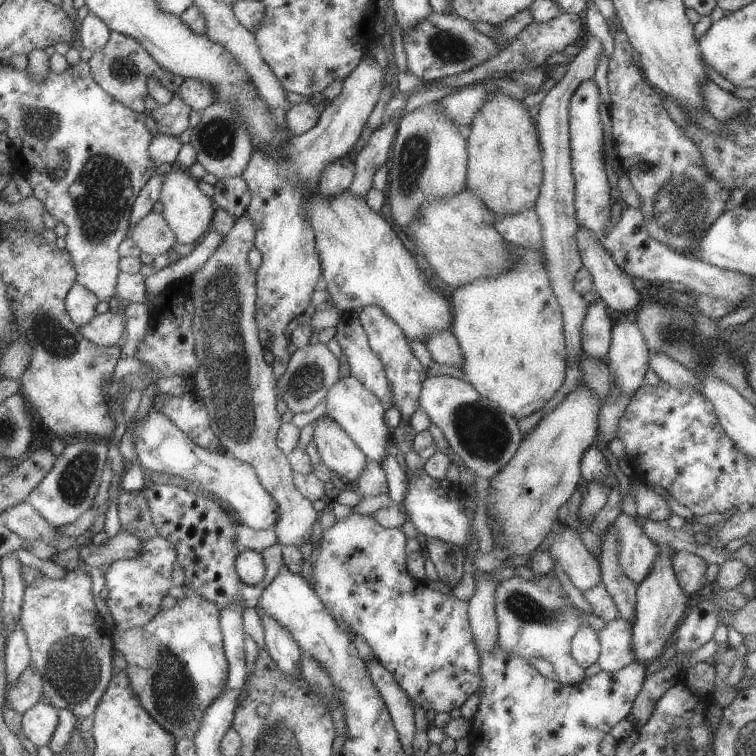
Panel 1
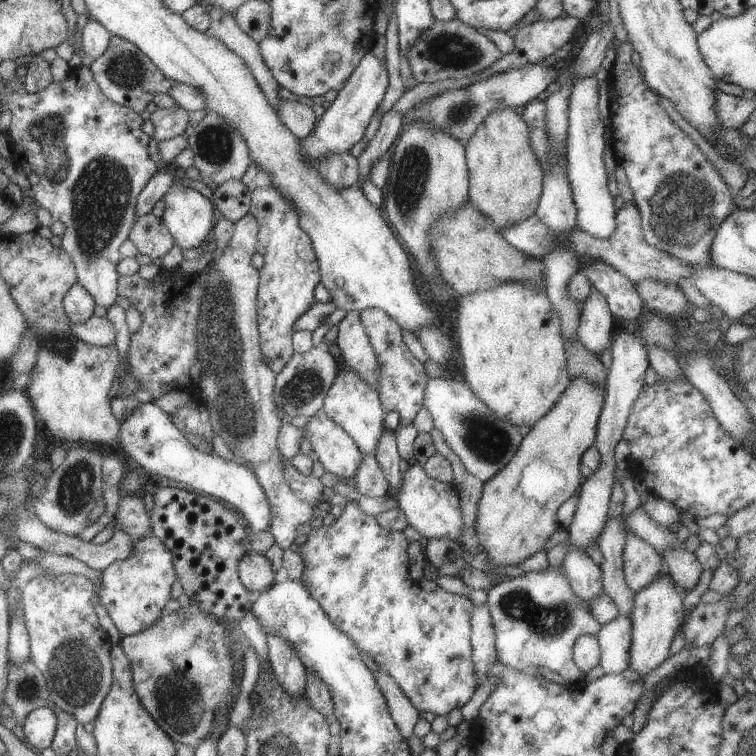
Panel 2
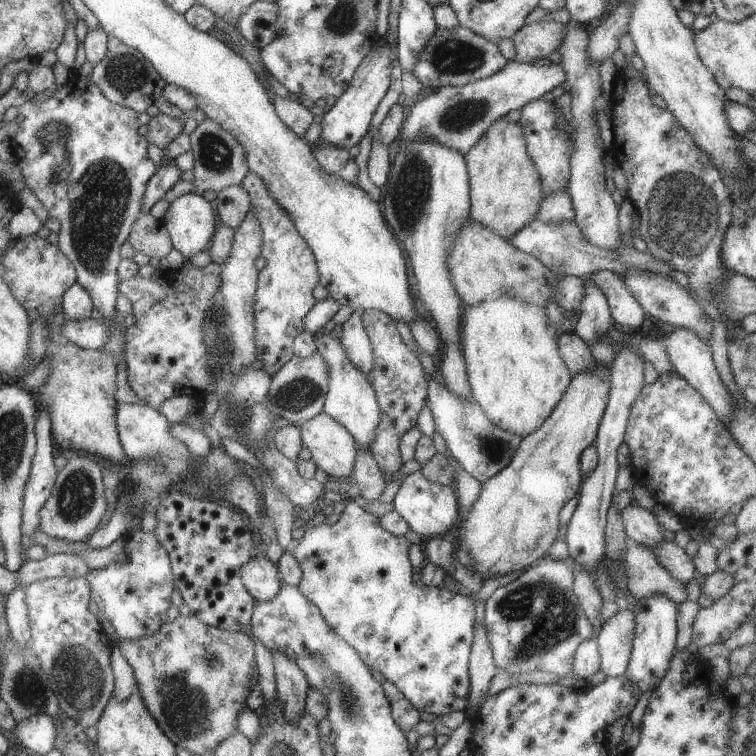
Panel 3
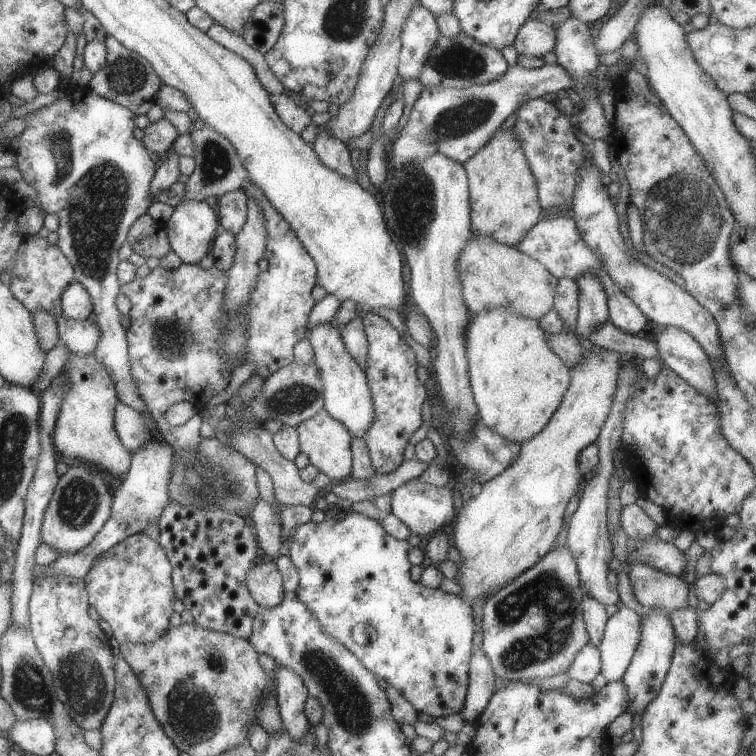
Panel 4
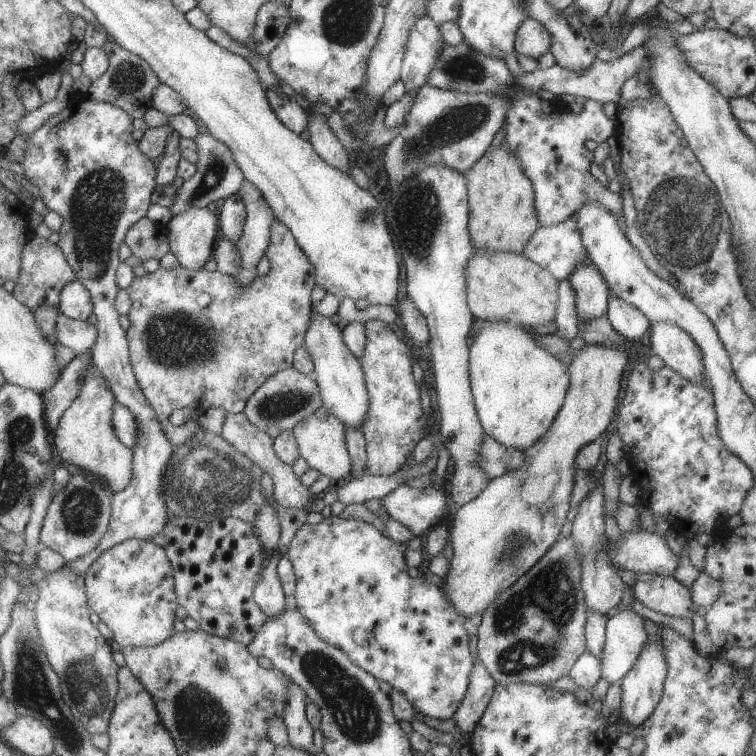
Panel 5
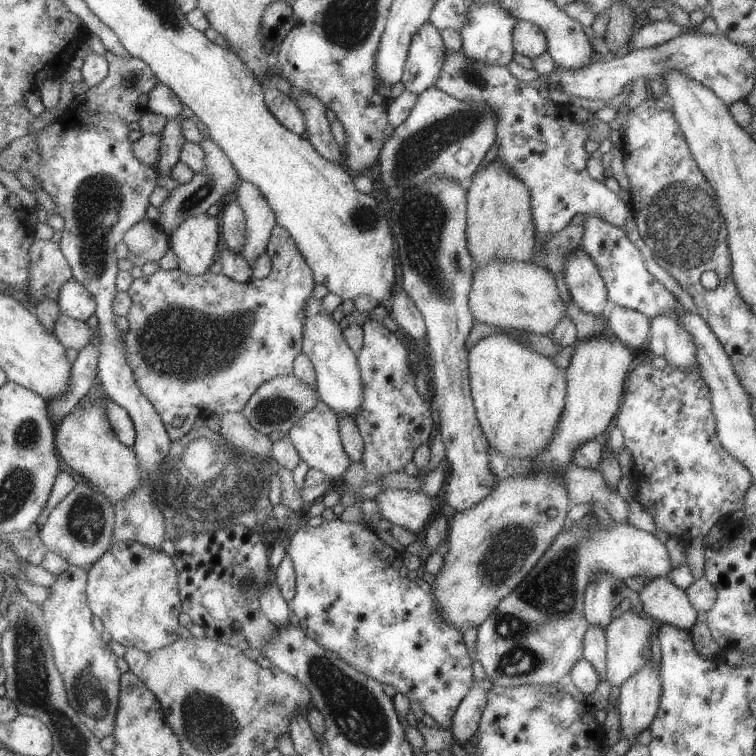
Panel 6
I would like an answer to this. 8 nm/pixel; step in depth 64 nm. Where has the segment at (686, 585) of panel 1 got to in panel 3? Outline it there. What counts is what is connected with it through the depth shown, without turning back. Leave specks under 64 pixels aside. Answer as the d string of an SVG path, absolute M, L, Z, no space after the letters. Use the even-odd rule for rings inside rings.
M660 542L651 550L656 554L656 560L664 566L664 569L682 584L688 584L695 576L696 568L693 558L675 542L664 542L664 544Z

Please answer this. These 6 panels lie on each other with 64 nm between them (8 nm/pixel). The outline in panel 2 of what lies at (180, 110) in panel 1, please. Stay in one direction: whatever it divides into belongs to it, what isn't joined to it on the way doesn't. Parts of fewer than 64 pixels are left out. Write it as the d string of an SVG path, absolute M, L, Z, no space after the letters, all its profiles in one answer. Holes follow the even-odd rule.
M176 104L176 108L158 108L150 116L157 142L183 135L189 125L189 113Z

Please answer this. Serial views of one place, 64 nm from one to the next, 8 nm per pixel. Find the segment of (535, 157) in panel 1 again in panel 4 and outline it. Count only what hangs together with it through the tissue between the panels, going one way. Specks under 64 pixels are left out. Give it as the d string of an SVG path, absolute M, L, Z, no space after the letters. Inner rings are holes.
M498 128L490 142L484 144L466 164L471 205L471 232L478 236L492 236L492 240L518 246L524 234L539 222L542 208L538 201L538 186L524 150L512 129L502 132Z

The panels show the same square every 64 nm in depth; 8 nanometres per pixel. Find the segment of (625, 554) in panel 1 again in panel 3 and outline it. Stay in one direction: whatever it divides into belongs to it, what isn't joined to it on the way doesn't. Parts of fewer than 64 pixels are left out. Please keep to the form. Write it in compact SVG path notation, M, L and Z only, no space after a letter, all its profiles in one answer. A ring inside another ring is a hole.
M629 542L624 562L624 574L628 590L637 600L664 594L680 605L687 600L687 588L680 580L673 578L650 548Z

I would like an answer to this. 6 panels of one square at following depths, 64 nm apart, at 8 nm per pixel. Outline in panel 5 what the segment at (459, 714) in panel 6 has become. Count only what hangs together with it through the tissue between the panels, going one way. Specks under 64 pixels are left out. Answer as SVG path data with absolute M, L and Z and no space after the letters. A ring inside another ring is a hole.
M477 656L469 680L468 692L460 702L453 718L462 734L472 735L485 709L490 704L497 683L492 678L492 674L488 672L488 668L484 666L484 662Z

